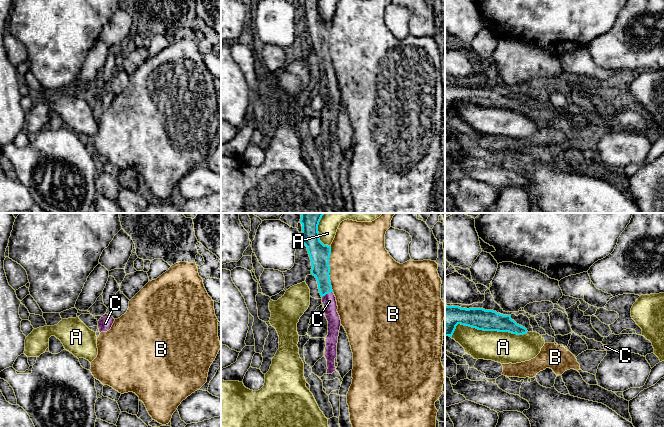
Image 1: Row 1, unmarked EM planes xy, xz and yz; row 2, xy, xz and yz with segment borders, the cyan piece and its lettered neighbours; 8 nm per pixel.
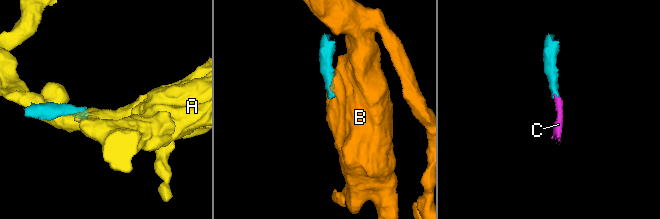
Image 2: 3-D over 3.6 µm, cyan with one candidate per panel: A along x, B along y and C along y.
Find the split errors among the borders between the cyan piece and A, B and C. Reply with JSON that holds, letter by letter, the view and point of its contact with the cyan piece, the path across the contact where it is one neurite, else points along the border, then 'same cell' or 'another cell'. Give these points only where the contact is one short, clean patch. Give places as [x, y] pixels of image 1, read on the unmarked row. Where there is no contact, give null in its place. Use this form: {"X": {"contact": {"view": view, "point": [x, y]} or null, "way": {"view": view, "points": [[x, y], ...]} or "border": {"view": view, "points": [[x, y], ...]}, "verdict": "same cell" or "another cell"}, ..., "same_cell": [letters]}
{"A": {"contact": {"view": "yz", "point": [486, 106]}, "verdict": "another cell"}, "B": {"contact": {"view": "xz", "point": [329, 45]}, "border": {"view": "xz", "points": [[330, 22], [329, 56], [333, 67]]}, "verdict": "another cell"}, "C": {"contact": {"view": "xz", "point": [327, 69]}, "way": {"view": "xz", "points": [[320, 45], [327, 69], [329, 77]]}, "verdict": "same cell"}, "same_cell": ["C"]}

